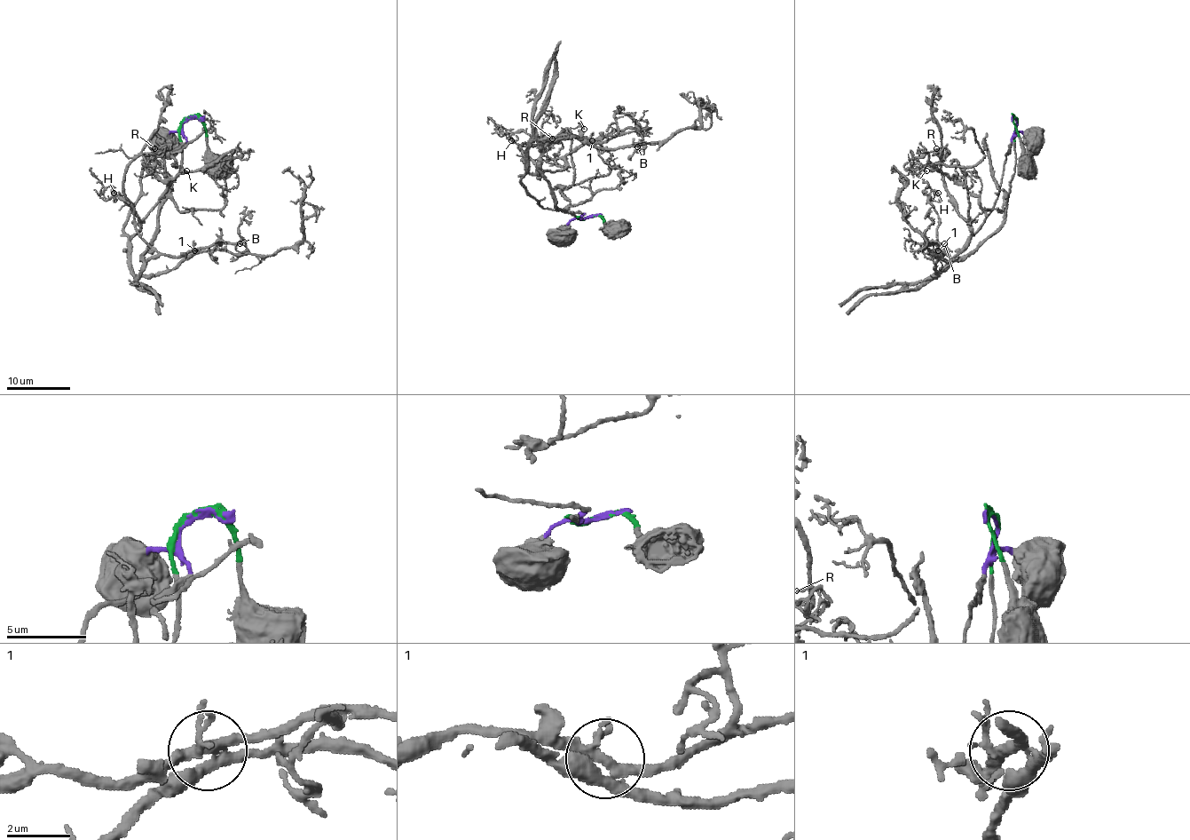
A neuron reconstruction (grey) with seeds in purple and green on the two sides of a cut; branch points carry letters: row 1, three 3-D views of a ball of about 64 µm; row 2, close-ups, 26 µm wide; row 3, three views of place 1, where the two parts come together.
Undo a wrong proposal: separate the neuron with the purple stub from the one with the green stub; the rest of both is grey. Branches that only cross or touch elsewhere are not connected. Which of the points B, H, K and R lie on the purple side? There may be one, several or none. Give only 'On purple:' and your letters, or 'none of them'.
On purple: R

